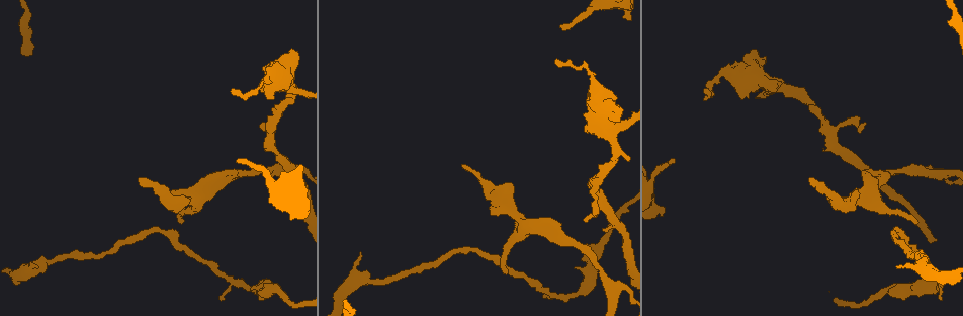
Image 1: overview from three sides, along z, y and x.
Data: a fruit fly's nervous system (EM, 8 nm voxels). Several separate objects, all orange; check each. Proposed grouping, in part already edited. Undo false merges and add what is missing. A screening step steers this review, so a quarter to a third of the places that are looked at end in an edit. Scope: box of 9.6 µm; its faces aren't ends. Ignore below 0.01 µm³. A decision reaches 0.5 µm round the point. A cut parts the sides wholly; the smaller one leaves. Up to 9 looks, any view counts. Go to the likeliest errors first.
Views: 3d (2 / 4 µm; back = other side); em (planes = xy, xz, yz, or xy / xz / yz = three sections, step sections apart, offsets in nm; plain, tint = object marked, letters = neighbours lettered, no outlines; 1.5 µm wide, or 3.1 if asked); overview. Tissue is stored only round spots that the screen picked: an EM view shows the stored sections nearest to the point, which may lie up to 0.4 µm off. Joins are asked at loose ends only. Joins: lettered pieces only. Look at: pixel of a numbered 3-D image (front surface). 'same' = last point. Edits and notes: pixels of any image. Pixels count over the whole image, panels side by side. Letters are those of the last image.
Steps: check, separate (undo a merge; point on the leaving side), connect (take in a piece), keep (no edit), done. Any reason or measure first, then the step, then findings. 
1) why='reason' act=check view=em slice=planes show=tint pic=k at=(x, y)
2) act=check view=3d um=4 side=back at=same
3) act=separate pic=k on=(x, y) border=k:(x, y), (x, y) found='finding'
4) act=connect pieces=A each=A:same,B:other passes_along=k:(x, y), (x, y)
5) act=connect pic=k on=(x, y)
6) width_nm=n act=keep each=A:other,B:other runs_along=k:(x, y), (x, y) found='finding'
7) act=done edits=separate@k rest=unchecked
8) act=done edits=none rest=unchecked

why='three-way junction' act=check view=3d um=2 pic=1 at=(614, 284)

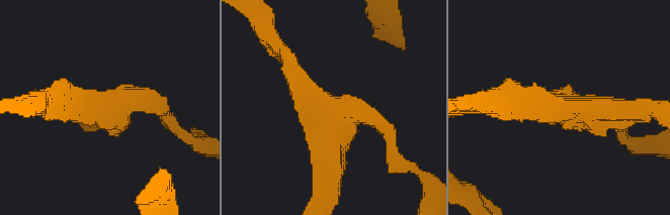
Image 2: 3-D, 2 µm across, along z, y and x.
act=check view=em slice=yz step=8 show=tint pic=2 at=(327, 115)

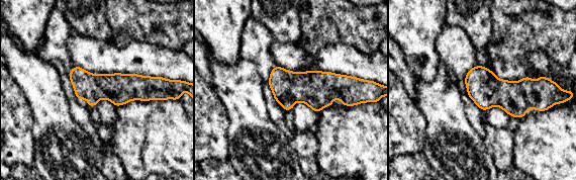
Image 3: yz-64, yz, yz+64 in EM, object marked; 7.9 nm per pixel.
act=check view=em slice=xy step=8 show=letters at=same

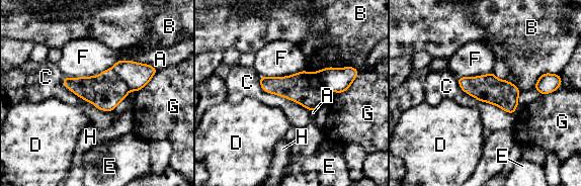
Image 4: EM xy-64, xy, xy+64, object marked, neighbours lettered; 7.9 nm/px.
width_nm=220 act=separate pic=4 on=(135, 75) each=A:other,B:other,C:other,D:other,E:other,F:other,G:other,H:other border=4:(111, 68), (130, 89) found='a second cell is stuck on'

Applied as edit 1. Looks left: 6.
why='see it whole again' act=check view=overview

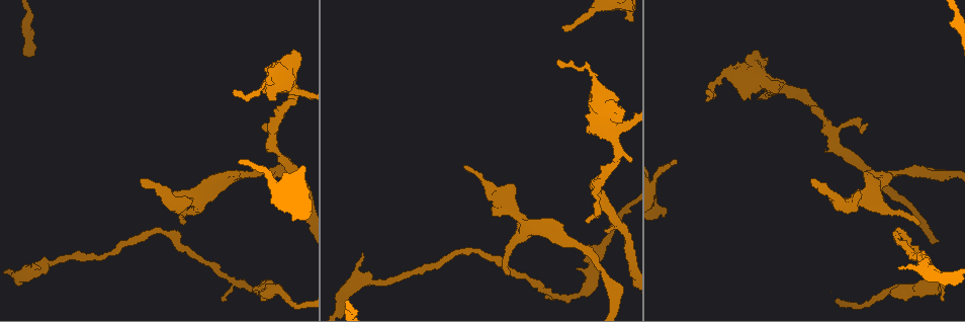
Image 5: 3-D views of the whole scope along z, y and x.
why='branch stops here' act=check view=3d um=4 pic=5 at=(238, 161)

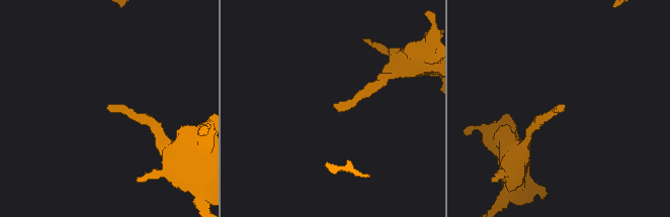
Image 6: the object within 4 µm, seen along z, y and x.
act=check view=em slice=xy step=4 show=letters pic=6 at=(561, 106)

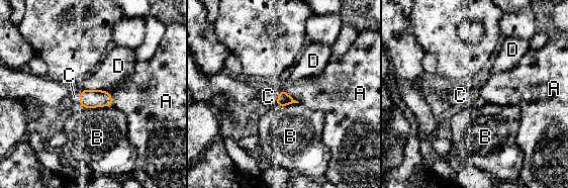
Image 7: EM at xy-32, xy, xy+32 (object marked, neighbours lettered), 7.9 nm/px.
why='cut it another way' act=check view=em slice=planes show=letters at=same

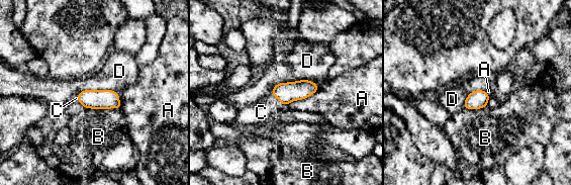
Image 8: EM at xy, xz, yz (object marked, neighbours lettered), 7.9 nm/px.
width_nm=140 act=connect pieces=C each=A:other,B:other,C:same,D:other found='it goes on there'

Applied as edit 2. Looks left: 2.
why='an open end' act=check view=em slice=planes show=letters pic=5 at=(865, 127)

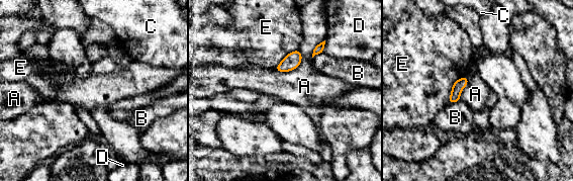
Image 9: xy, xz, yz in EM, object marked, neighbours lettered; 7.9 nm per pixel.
width_nm=90 act=keep each=A:other,B:other,C:other,D:other,E:other border=9:(299, 50), (297, 67), (275, 69) found='no lettered piece goes on from it'

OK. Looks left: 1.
why='thick end' act=check view=em slice=planes show=letters pic=5 at=(624, 18)

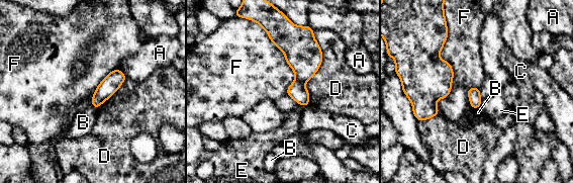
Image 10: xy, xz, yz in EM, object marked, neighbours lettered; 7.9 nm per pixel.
longest_contact=F:650nm act=keep each=A:other,B:other,C:other,D:other,E:other,F:other found='no lettered piece goes on from it'

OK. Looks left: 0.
act=done edits=separate@4,connect@8 rest=unchecked

